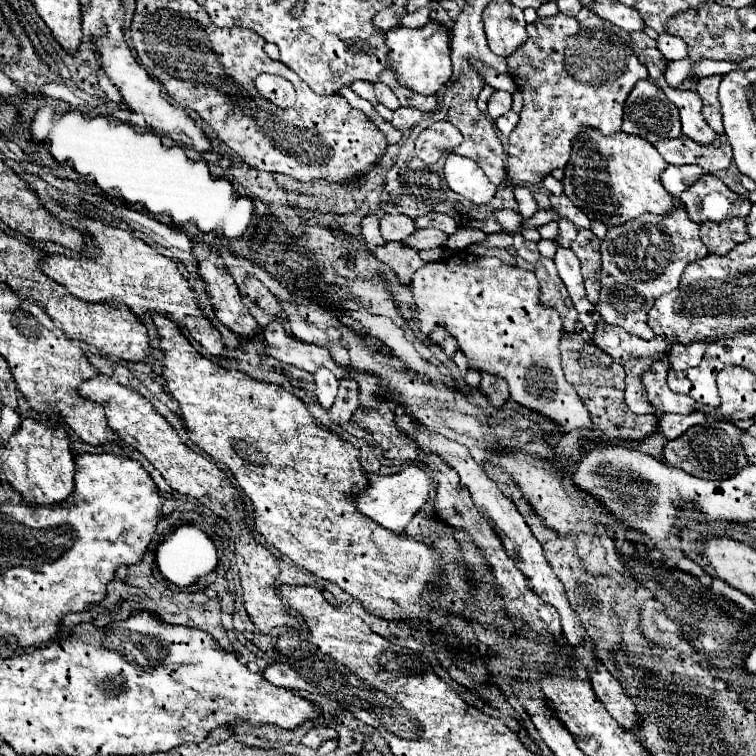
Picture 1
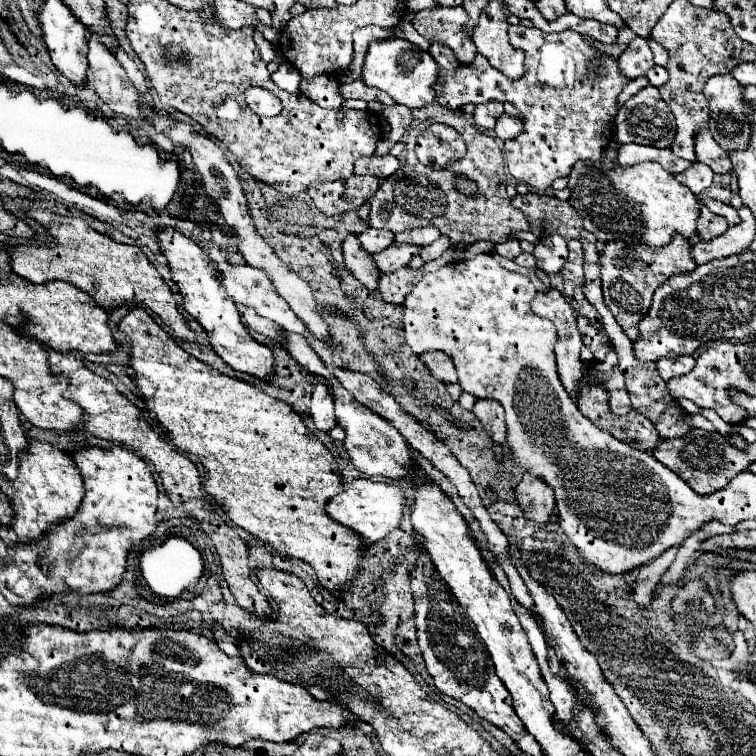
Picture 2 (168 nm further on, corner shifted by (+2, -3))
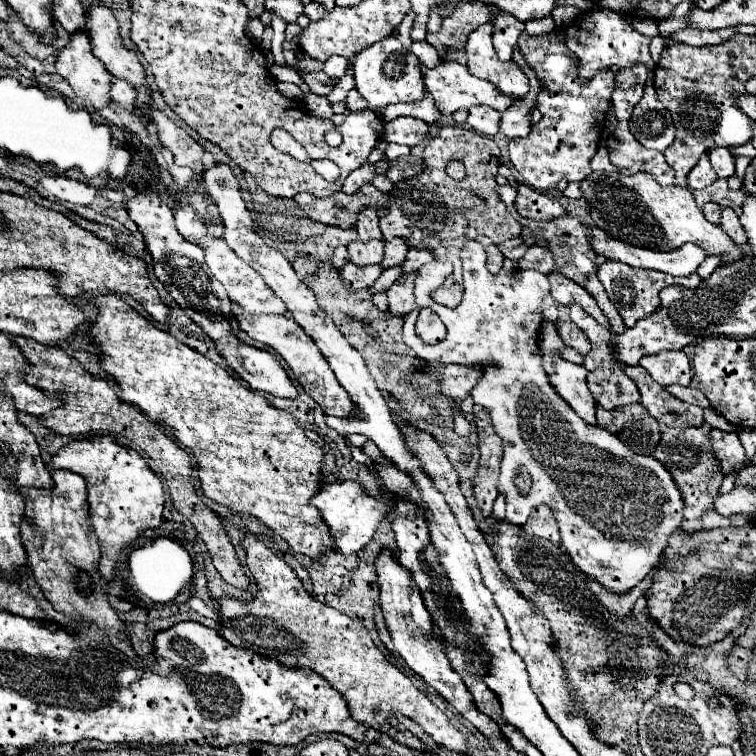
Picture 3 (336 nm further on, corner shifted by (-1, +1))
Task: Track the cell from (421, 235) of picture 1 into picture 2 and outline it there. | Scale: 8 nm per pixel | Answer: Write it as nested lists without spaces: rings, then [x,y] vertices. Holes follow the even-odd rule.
[[[390,245],[382,253],[374,255],[374,263],[376,263],[378,273],[386,275],[386,273],[394,273],[400,267],[404,267],[418,253],[420,253],[420,247],[412,247],[412,245]]]

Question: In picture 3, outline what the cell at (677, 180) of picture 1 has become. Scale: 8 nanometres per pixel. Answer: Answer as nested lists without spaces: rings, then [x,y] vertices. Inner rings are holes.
[[[701,157],[699,163],[689,171],[689,177],[687,177],[687,185],[689,189],[705,189],[709,187],[713,181],[717,179],[717,173],[713,171],[711,163],[707,157]]]

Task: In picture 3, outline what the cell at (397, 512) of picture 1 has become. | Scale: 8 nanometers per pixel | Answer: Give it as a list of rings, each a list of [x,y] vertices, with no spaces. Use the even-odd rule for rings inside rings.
[[[357,481],[323,485],[321,491],[311,499],[311,505],[315,505],[321,511],[321,517],[325,519],[325,523],[331,529],[331,535],[335,537],[337,551],[341,551],[343,555],[365,549],[367,543],[373,539],[375,531],[379,529],[379,525],[383,525],[389,515],[387,503],[381,499],[373,499]]]

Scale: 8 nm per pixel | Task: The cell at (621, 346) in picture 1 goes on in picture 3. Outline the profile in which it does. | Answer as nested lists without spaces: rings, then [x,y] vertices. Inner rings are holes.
[[[573,321],[559,323],[559,335],[561,335],[561,339],[563,339],[569,347],[577,349],[577,351],[583,353],[583,355],[589,353],[589,349],[591,349],[589,339],[585,337],[585,333],[581,333],[581,329],[577,329],[577,325],[573,325]]]

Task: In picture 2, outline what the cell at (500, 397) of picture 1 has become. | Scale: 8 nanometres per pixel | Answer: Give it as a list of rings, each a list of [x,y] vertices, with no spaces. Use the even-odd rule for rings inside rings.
[[[478,399],[474,405],[474,415],[480,419],[484,431],[492,439],[492,449],[496,455],[496,461],[502,461],[502,449],[506,445],[506,423],[504,423],[504,409],[498,405],[498,401],[490,399]]]

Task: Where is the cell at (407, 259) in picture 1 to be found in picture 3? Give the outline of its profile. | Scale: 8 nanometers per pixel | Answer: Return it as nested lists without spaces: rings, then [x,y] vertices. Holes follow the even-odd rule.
[[[401,275],[389,289],[387,289],[387,297],[389,297],[389,311],[395,315],[407,315],[409,311],[415,309],[415,297],[413,294],[413,279],[407,279],[407,275]]]

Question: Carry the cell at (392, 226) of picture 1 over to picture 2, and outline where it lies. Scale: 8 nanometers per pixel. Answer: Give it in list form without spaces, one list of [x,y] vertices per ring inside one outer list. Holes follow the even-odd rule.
[[[368,227],[364,233],[358,235],[358,241],[360,241],[360,245],[362,245],[362,249],[364,249],[366,253],[374,255],[374,253],[390,247],[392,237],[394,237],[392,233],[384,233],[384,231],[378,231],[378,229]]]

